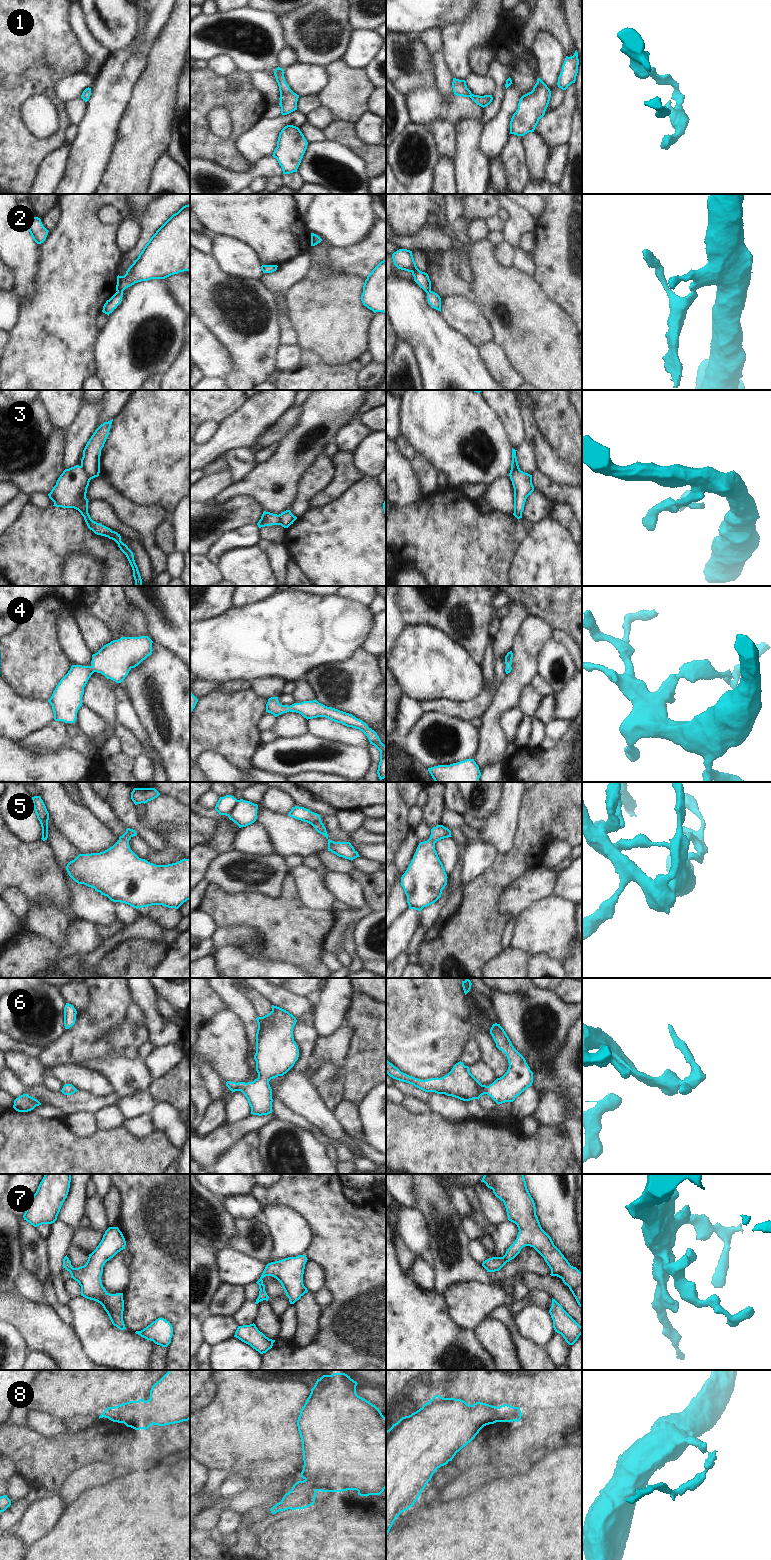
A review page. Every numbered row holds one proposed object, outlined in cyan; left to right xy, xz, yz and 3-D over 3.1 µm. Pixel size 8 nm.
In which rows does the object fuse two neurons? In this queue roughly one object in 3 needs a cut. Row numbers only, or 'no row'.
2, 3, 8

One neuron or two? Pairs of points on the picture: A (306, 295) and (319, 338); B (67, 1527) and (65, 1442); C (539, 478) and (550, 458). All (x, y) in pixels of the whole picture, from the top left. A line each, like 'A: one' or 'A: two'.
A: one
B: two
C: two

